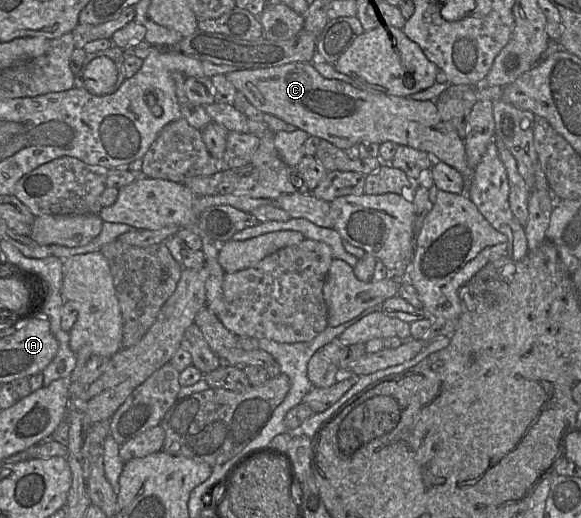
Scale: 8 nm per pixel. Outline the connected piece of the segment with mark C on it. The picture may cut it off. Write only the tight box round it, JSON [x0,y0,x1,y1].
[225,62,472,180]

